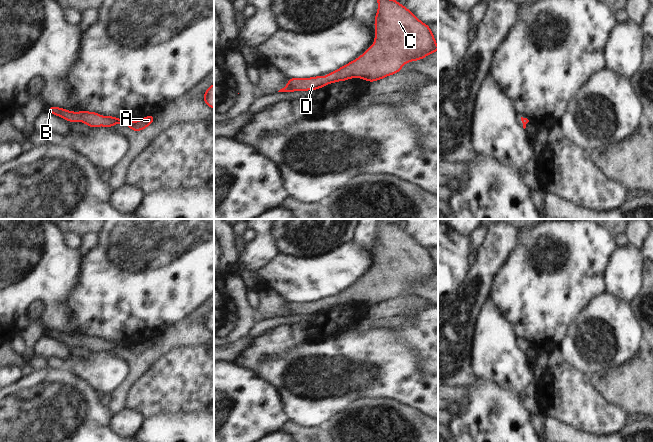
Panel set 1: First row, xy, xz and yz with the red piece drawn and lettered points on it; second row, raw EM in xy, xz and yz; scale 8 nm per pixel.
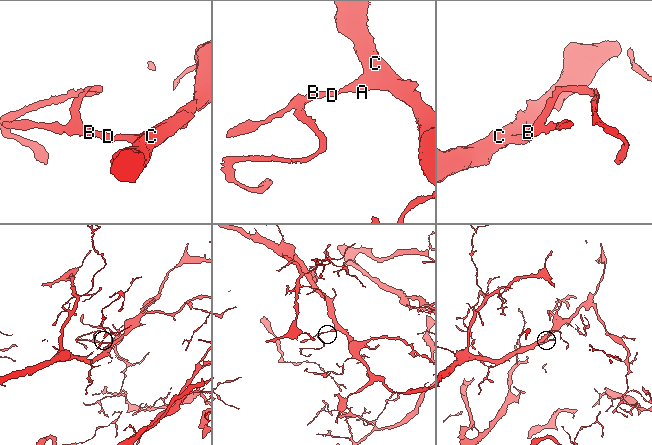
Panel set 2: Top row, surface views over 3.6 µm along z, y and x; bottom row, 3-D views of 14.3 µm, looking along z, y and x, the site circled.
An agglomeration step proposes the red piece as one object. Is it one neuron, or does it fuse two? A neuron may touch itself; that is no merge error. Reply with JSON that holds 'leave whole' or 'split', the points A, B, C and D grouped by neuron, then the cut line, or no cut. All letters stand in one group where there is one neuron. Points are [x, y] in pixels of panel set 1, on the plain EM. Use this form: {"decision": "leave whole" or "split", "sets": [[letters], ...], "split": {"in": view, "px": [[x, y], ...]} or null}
{"decision": "leave whole", "sets": [["A", "B", "C", "D"]], "split": null}

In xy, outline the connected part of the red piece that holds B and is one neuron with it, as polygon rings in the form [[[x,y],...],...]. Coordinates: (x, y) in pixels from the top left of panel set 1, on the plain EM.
[[[48,331],[46,335],[52,338],[56,338],[57,340],[63,341],[69,346],[82,345],[90,351],[97,352],[101,348],[103,348],[104,351],[110,352],[113,348],[122,347],[131,352],[133,355],[140,355],[146,352],[147,350],[150,350],[151,346],[156,343],[155,339],[151,339],[135,346],[127,346],[124,343],[119,343],[116,341],[105,340],[102,342],[101,339],[97,337],[85,335],[74,337],[72,335],[66,335],[58,331]]]

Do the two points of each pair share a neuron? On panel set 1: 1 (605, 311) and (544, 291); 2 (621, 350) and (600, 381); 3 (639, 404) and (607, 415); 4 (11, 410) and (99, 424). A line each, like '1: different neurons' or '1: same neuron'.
1: different neurons
2: different neurons
3: different neurons
4: same neuron

